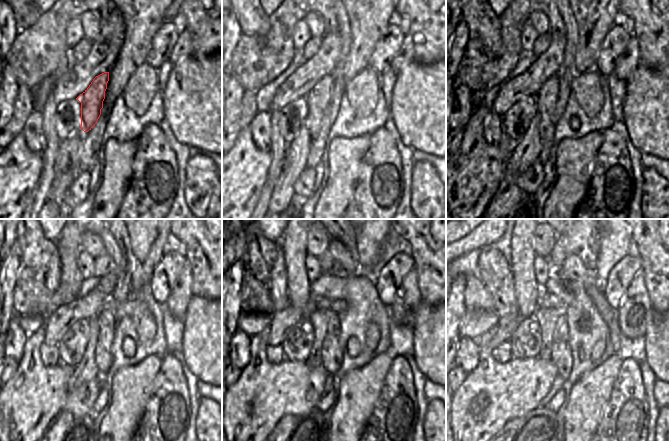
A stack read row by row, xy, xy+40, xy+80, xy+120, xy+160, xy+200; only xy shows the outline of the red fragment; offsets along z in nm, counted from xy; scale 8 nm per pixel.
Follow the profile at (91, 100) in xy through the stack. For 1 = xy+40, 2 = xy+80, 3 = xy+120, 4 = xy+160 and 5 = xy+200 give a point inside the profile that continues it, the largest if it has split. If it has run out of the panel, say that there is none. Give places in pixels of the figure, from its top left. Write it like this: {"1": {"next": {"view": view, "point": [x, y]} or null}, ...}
{"1": {"next": {"view": "xy+40", "point": [320, 96]}}, "2": {"next": {"view": "xy+80", "point": [546, 96]}}, "3": {"next": {"view": "xy+120", "point": [103, 358]}}, "4": {"next": {"view": "xy+160", "point": [331, 355]}}, "5": {"next": {"view": "xy+200", "point": [561, 355]}}}

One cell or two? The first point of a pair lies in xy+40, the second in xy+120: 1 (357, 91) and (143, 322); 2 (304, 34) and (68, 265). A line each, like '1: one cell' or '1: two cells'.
1: one cell
2: two cells

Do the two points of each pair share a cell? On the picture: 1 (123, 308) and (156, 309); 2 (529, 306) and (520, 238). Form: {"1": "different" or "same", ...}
{"1": "different", "2": "same"}

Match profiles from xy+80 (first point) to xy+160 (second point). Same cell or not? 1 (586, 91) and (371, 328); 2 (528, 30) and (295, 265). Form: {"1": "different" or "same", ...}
{"1": "same", "2": "different"}

